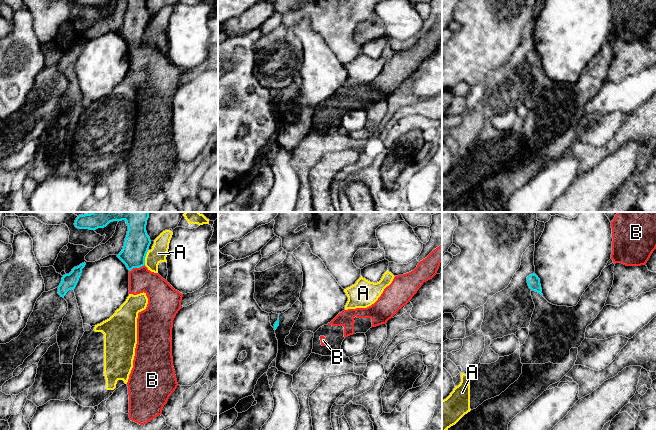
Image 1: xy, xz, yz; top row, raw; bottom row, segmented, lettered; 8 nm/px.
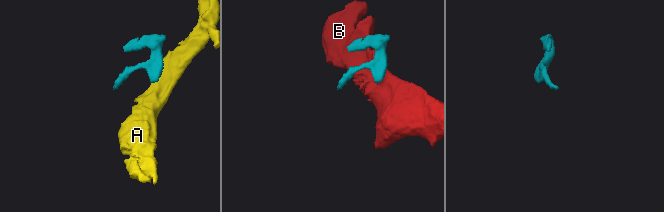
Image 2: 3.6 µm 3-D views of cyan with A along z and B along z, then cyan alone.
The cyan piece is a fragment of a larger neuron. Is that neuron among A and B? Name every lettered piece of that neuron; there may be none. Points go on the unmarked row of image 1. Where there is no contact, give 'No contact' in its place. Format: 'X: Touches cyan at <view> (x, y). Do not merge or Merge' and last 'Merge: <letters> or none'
A: Touches cyan at xy (145, 32). Do not merge
B: Touches cyan at xy (136, 43). Do not merge
Merge: none

